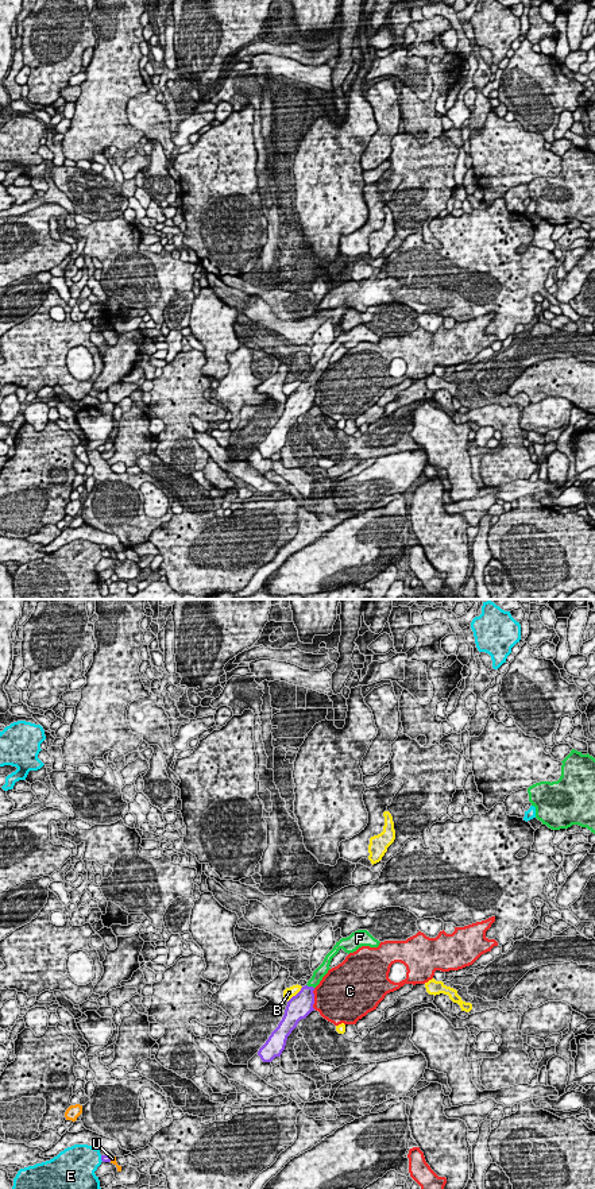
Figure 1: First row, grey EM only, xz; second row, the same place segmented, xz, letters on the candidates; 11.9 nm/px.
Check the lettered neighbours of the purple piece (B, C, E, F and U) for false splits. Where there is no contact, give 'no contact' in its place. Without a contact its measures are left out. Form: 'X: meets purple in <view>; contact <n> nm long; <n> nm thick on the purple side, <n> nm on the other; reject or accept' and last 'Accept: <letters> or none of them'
B: meets purple in xz; contact 260 nm long; 300 nm thick on the purple side, 130 nm on the other; reject
C: meets purple in xz; contact 260 nm long; 300 nm thick on the purple side, 480 nm on the other; reject
E: meets purple in xz; contact 90 nm long; 100 nm thick on the purple side, 400 nm on the other; reject
F: meets purple in xz; contact 110 nm long; 280 nm thick on the purple side, 140 nm on the other; accept
U: meets purple in xz; contact 70 nm long; 100 nm thick on the purple side, 60 nm on the other; reject
Accept: F

